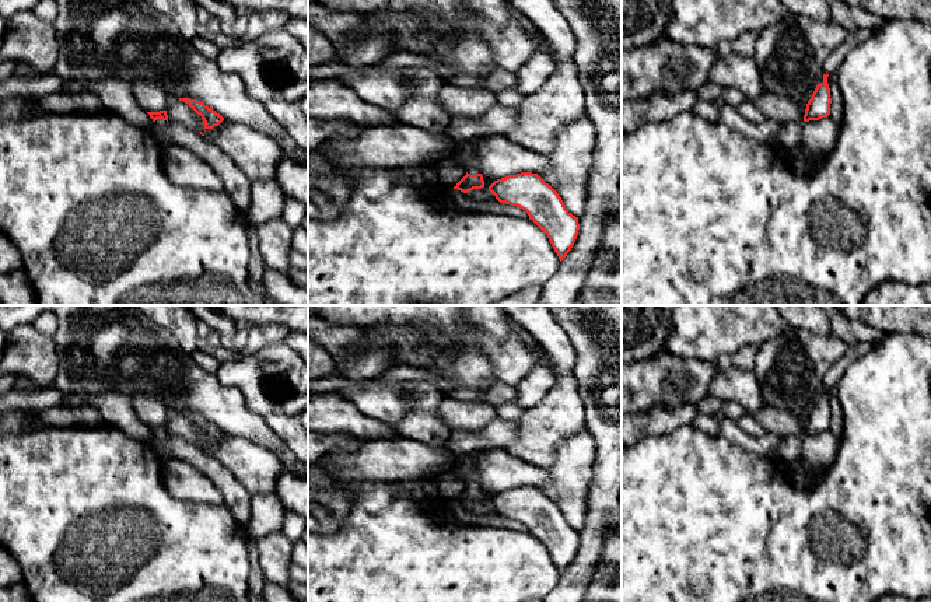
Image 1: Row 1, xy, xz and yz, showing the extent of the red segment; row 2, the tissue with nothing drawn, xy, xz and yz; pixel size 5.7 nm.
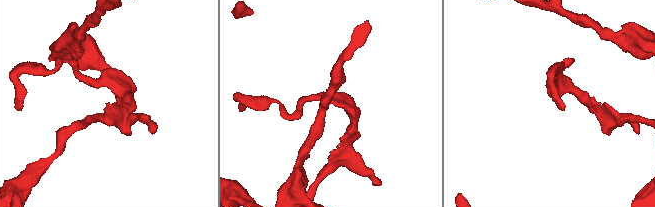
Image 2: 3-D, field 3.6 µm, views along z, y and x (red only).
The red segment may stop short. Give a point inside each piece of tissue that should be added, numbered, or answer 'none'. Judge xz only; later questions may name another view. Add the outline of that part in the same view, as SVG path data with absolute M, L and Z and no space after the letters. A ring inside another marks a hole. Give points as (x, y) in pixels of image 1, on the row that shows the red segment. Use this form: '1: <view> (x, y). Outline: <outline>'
1: xz (473, 167). Outline: M472 157L468 167L466 167L466 172L470 175L476 175L480 174L480 165L479 165L479 160L477 157Z

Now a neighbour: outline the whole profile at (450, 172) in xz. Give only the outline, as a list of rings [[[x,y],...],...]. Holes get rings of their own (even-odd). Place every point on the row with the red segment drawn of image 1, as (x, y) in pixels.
[[[452,157],[437,164],[438,181],[444,188],[451,189],[466,175],[466,168],[461,167]]]

